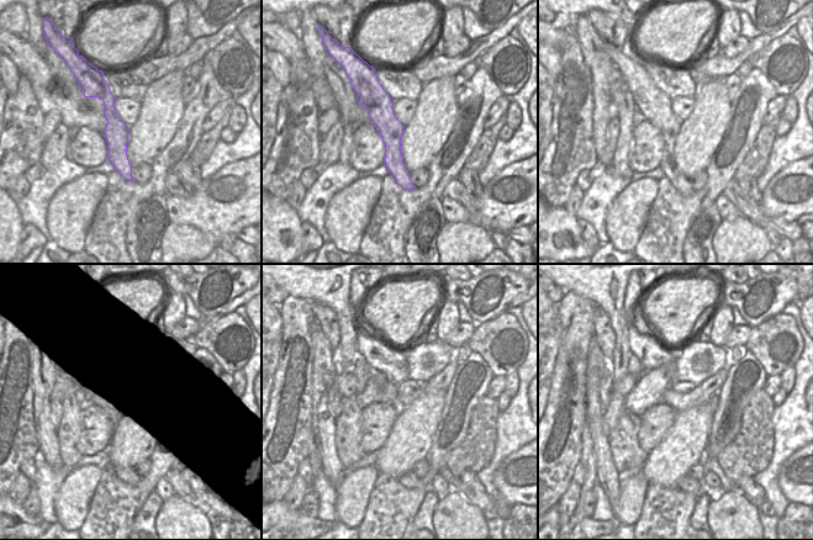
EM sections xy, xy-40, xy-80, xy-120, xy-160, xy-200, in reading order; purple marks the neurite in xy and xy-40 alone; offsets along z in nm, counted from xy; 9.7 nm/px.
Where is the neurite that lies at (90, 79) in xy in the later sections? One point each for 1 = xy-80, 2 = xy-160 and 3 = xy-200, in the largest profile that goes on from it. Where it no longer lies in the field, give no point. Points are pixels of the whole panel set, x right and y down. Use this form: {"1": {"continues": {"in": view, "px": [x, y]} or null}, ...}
{"1": {"continues": {"in": "xy-80", "px": [655, 106]}}, "2": {"continues": {"in": "xy-160", "px": [389, 392]}}, "3": {"continues": {"in": "xy-200", "px": [686, 483]}}}

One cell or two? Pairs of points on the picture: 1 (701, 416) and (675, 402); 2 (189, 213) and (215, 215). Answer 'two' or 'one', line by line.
1: two
2: one

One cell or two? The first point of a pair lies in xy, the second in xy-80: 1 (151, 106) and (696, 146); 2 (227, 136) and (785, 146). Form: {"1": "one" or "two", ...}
{"1": "one", "2": "two"}

